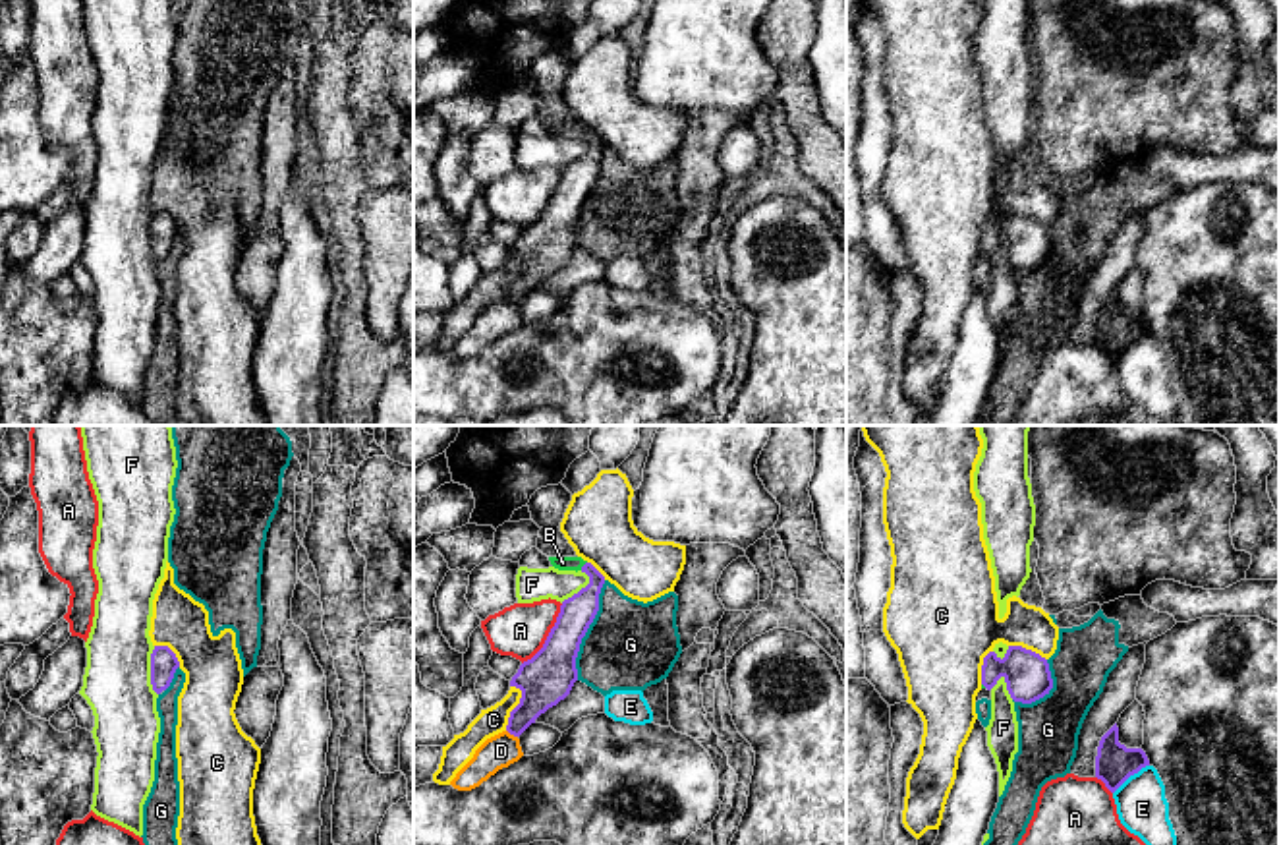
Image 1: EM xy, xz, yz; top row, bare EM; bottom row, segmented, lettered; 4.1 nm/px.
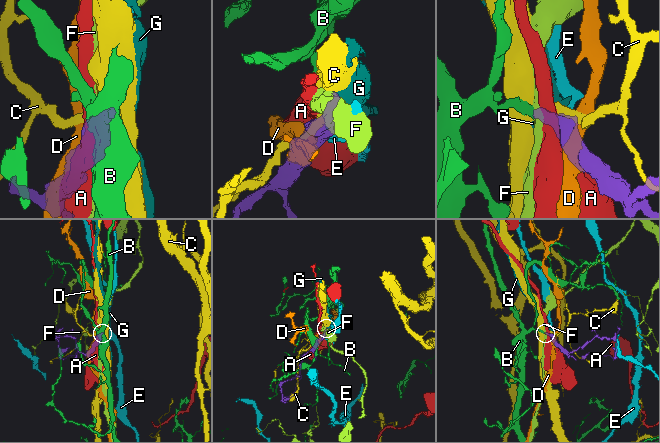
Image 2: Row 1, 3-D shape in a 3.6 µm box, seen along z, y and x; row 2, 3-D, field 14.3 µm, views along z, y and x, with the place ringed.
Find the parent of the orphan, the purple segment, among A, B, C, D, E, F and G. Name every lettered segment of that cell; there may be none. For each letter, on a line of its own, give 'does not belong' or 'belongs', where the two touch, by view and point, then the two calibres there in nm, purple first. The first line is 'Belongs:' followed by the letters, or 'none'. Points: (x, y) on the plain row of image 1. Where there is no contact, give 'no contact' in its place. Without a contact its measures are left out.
Belongs: B
A: does not belong; meets purple in xz at (549, 202); 220 nm thick on the purple side, 220 nm on the other
B: belongs; meets purple in xz at (584, 132); 140 nm thick on the purple side, 60 nm on the other
C: does not belong; meets purple in xz at (514, 275); 220 nm thick on the purple side, 120 nm on the other
D: does not belong; meets purple in xz at (512, 300); 200 nm thick on the purple side, 140 nm on the other
E: does not belong; meets purple in yz at (1131, 341); 160 nm thick on the purple side, 220 nm on the other
F: does not belong; meets purple in xy at (151, 238); 110 nm thick on the purple side, 280 nm on the other
G: does not belong; meets purple in xz at (586, 198); 220 nm thick on the purple side, 360 nm on the other

